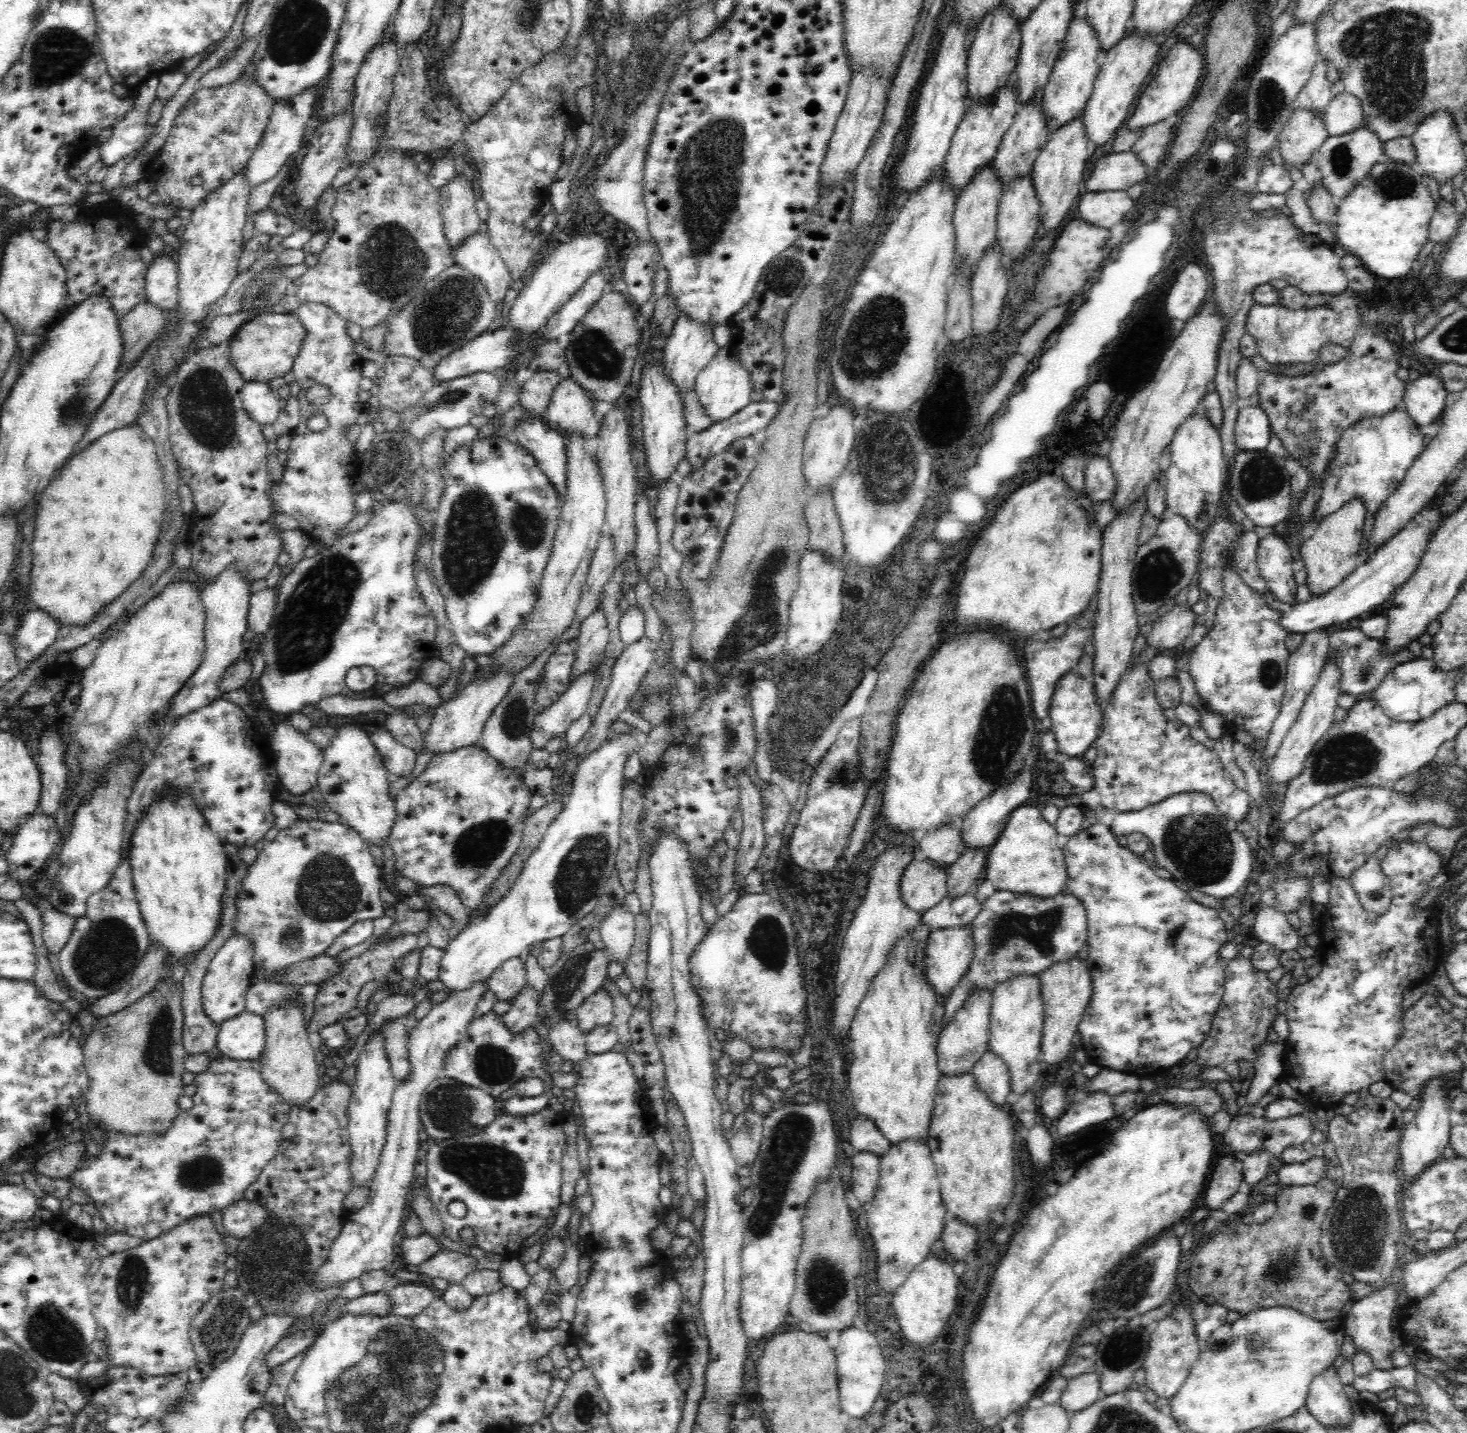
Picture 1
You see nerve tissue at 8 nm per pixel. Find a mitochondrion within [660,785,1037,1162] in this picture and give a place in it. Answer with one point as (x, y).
(767, 940)

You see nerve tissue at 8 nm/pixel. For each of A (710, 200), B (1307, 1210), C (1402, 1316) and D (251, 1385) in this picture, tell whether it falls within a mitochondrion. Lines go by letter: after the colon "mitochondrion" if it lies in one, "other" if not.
A: mitochondrion
B: mitochondrion
C: other
D: mitochondrion

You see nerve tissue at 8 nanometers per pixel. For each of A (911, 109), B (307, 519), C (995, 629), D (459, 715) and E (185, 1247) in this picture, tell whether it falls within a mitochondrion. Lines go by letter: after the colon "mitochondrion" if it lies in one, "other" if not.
A: other
B: other
C: other
D: other
E: other

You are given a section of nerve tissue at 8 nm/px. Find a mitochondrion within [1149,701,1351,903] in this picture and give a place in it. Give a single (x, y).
(1199, 852)

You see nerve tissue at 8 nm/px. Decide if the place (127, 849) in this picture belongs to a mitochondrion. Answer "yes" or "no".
no

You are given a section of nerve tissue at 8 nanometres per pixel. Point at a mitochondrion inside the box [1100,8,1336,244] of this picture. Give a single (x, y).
(1272, 102)

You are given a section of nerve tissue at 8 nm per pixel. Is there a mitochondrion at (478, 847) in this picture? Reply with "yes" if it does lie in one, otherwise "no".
yes

